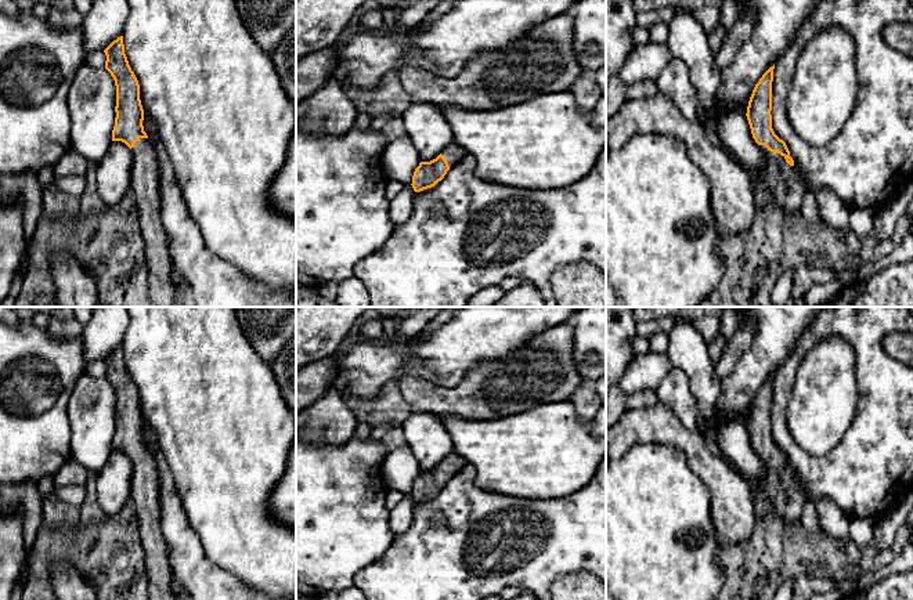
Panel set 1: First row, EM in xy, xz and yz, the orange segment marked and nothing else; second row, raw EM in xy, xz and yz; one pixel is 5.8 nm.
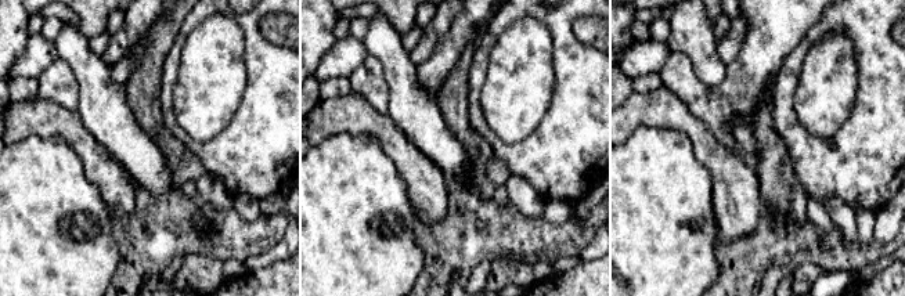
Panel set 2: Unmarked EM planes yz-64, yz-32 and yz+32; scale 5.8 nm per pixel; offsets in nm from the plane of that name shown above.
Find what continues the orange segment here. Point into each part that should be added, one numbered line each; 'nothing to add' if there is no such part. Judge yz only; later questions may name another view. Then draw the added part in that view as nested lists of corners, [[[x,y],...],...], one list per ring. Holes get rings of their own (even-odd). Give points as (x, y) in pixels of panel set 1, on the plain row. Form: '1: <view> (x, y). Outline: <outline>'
1: yz (778, 488). Outline: [[[765,455],[759,458],[766,471],[754,487],[757,500],[766,503],[775,512],[782,512],[788,523],[797,524],[806,491],[795,484],[795,477],[790,476],[784,466],[771,462]]]

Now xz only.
1: xz (453, 462). Outline: [[[451,452],[450,455],[447,455],[444,458],[441,465],[445,467],[445,470],[448,471],[448,476],[451,478],[452,476],[455,476],[466,465],[466,462],[458,453]]]

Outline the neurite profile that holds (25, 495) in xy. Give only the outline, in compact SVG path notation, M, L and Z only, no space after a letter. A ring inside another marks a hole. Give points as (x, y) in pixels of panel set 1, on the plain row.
M35 481L0 485L0 514L22 509L24 541L29 554L39 529L43 527L43 496Z

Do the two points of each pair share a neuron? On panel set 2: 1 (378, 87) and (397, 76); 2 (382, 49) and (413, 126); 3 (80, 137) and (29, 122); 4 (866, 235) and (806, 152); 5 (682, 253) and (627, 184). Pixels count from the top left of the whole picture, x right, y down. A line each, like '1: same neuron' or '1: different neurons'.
1: different neurons
2: same neuron
3: same neuron
4: different neurons
5: same neuron

